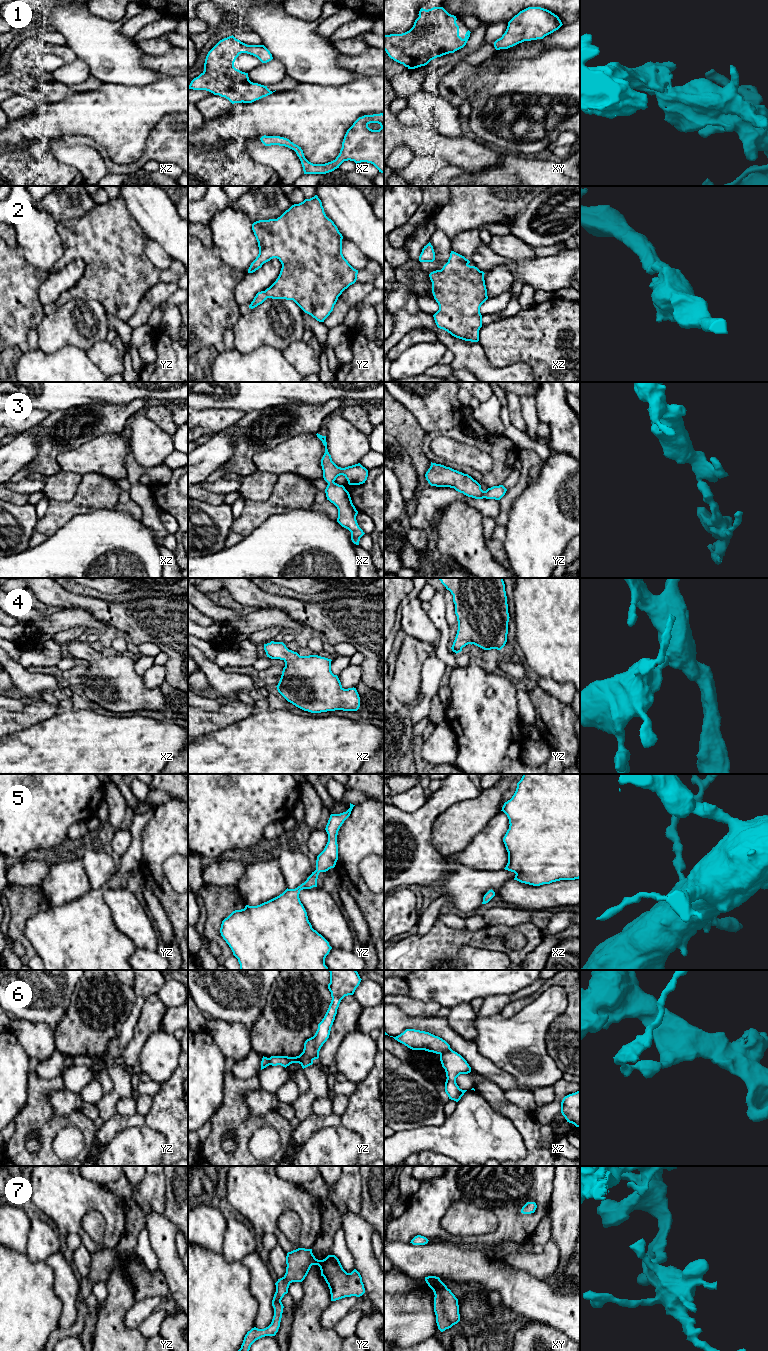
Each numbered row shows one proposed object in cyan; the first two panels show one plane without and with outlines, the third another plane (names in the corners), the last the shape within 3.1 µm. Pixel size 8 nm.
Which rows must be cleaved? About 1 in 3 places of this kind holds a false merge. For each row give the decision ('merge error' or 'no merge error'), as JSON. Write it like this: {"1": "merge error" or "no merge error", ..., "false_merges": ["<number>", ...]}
{"1": "no merge error", "2": "no merge error", "3": "no merge error", "4": "no merge error", "5": "no merge error", "6": "merge error", "7": "no merge error", "false_merges": ["6"]}

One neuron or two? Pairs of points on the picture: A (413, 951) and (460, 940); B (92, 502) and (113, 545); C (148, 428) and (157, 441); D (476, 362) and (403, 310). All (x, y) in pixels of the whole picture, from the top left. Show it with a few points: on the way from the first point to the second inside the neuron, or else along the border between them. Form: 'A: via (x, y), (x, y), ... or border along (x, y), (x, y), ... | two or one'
A: via (425, 951), (436, 951), (448, 941) | one
B: border along (115, 508), (96, 509), (73, 516) | two
C: via (148, 431), (154, 438) | one
D: via (458, 347), (426, 320), (421, 319) | one

